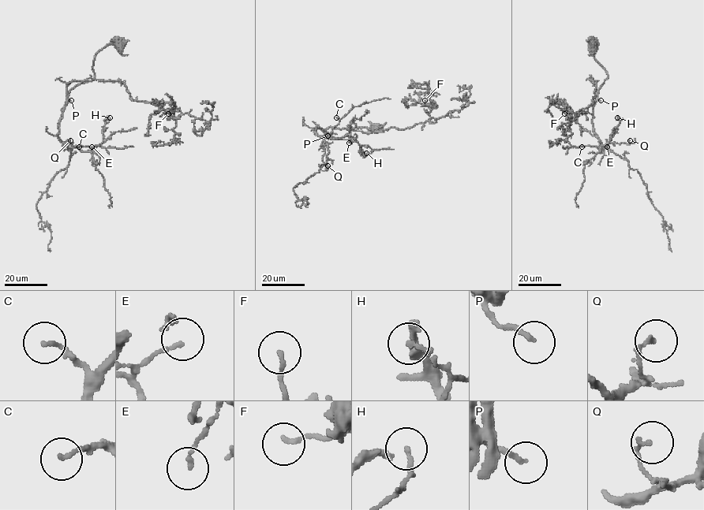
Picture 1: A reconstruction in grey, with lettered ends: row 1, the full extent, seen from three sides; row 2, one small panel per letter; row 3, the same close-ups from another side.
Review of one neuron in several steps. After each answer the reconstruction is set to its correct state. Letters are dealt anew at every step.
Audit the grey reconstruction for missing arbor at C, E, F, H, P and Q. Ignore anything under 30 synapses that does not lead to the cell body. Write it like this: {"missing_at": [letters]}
{"missing_at": ["H"]}

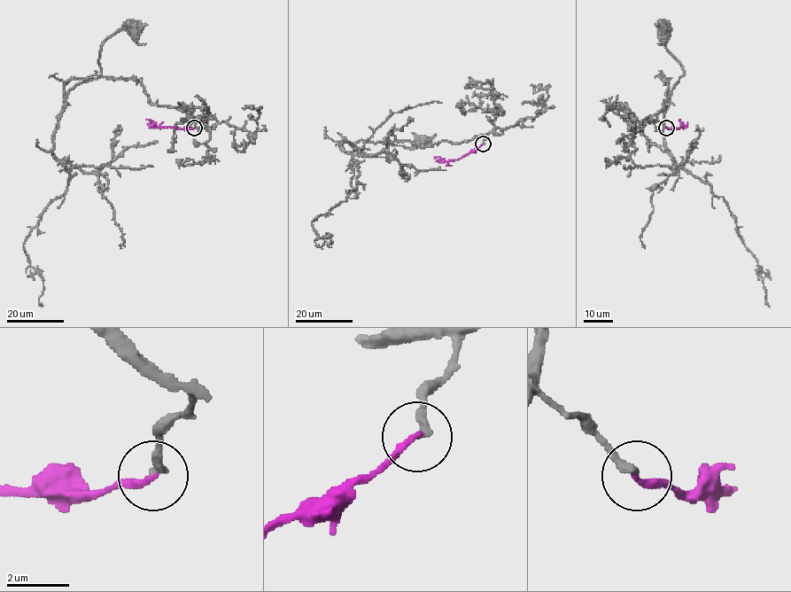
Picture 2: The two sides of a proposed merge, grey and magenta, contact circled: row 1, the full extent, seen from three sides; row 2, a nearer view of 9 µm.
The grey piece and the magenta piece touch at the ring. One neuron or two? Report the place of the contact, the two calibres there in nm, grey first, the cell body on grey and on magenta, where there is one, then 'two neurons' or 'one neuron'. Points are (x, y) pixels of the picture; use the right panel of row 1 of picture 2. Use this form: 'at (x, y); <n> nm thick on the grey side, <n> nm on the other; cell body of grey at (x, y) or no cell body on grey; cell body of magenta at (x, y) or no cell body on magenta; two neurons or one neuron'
at (666, 128); 280 nm thick on the grey side, 190 nm on the other; cell body of grey at (663, 27); no cell body on magenta; one neuron

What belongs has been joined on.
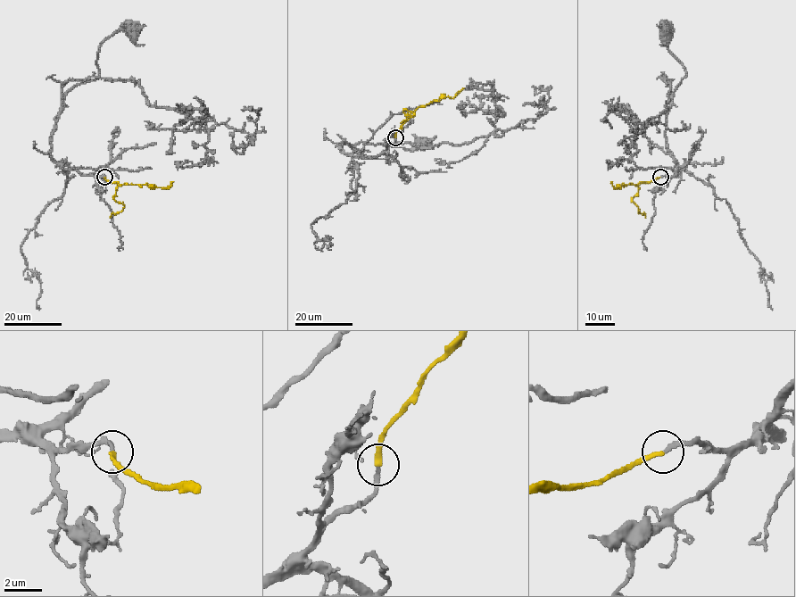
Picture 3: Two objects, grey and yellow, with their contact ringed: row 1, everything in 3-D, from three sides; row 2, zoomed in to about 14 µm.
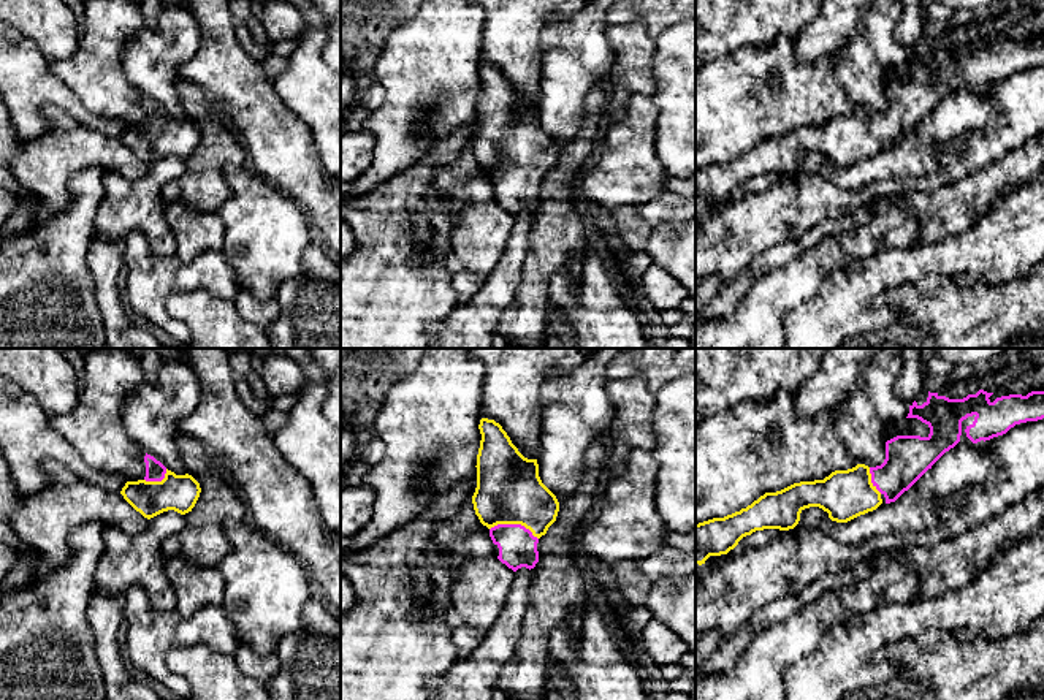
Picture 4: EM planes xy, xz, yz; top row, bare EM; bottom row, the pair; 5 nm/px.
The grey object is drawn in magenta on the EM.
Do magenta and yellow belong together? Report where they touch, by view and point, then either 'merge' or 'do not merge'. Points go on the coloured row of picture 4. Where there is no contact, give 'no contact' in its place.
meets magenta in xz at (514, 524); merge

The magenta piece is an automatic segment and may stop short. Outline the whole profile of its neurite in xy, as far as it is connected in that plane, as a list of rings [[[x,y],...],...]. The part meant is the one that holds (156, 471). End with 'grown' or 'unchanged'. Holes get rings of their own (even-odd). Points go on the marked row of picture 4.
[[[147,453],[144,462],[146,477],[127,481],[120,491],[124,499],[147,519],[168,510],[192,512],[201,493],[200,483],[189,474],[176,475]]] | grown

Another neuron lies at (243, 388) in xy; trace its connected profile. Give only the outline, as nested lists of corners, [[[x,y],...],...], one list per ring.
[[[234,374],[233,379],[234,379],[236,393],[239,394],[241,401],[242,401],[255,415],[258,415],[258,417],[261,418],[269,409],[272,409],[272,401],[271,401],[271,399],[265,399],[265,401],[258,399],[258,398],[253,394],[249,382],[247,382],[244,377]]]

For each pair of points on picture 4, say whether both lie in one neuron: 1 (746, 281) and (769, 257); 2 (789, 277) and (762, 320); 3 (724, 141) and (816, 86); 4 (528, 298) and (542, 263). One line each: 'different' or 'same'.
1: same
2: same
3: same
4: same

